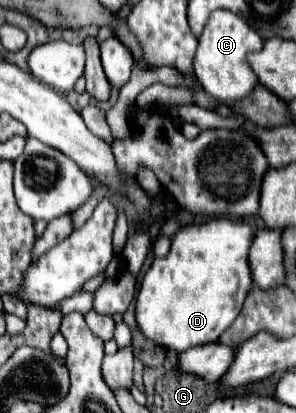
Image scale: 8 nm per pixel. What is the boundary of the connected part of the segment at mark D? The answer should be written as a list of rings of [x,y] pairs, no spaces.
[[[213,219],[203,225],[189,225],[175,233],[171,241],[171,251],[163,259],[155,259],[151,269],[141,281],[141,289],[135,305],[137,331],[143,333],[149,341],[173,349],[177,353],[213,343],[219,335],[235,321],[239,315],[247,291],[251,289],[251,271],[247,267],[247,251],[253,239],[253,229],[247,223],[235,223],[231,219]]]

